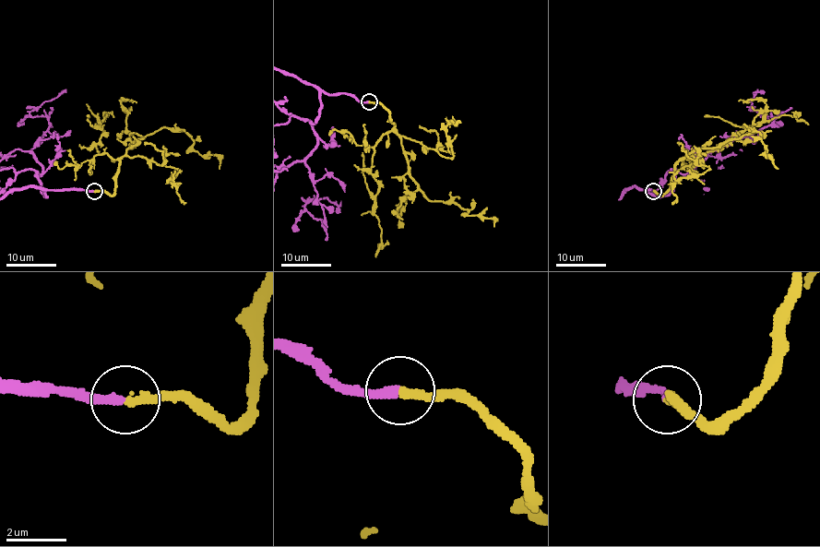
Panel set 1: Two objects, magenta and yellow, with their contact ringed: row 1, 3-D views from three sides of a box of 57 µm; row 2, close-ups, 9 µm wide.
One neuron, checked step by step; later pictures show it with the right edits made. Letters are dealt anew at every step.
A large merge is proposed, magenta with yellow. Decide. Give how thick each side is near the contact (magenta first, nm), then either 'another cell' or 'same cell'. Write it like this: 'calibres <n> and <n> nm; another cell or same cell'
calibres 240 and 280 nm; same cell

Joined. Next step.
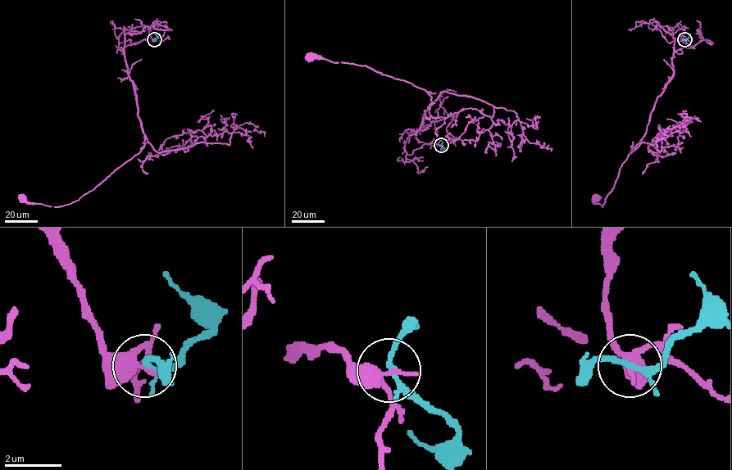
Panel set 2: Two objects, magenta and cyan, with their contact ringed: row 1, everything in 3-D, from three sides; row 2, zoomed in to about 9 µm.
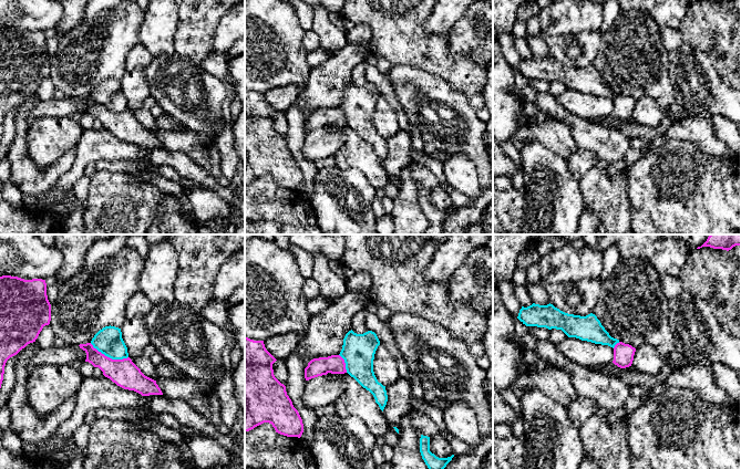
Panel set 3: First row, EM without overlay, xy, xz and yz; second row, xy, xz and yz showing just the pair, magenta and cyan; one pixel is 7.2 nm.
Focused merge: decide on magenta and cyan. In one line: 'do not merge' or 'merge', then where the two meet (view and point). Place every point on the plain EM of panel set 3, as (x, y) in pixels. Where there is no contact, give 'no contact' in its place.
do not merge; meets magenta in xy at (109, 110)

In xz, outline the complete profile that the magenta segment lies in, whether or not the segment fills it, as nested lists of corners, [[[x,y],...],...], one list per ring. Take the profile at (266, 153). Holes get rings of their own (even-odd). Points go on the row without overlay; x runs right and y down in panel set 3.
[[[245,88],[245,185],[269,175],[276,185],[300,190],[303,185],[302,171],[287,147],[286,138],[274,127],[272,116],[276,113],[266,102],[264,93]]]

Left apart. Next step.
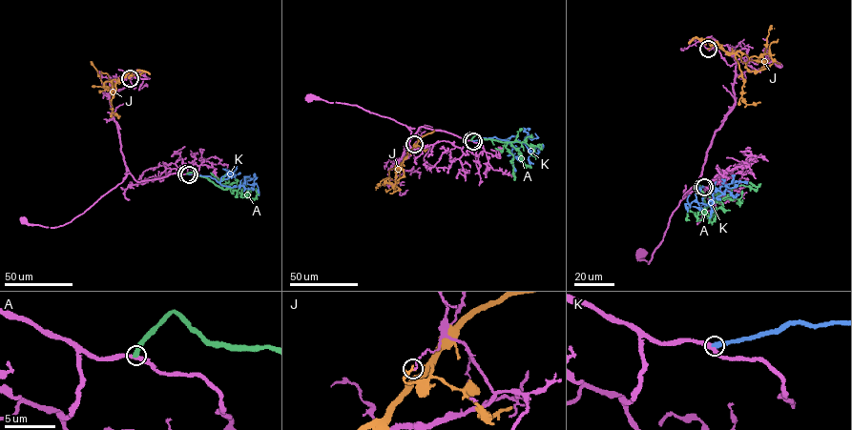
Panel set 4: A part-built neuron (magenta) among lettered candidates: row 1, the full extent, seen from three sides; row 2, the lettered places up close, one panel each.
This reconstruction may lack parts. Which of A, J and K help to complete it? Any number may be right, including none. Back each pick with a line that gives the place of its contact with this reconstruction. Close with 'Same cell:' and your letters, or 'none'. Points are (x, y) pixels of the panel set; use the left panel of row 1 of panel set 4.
K: Touches magenta at (189, 174)
Same cell: K

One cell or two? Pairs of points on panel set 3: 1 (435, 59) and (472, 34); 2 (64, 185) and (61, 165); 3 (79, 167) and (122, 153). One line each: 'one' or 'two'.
1: two
2: two
3: one

